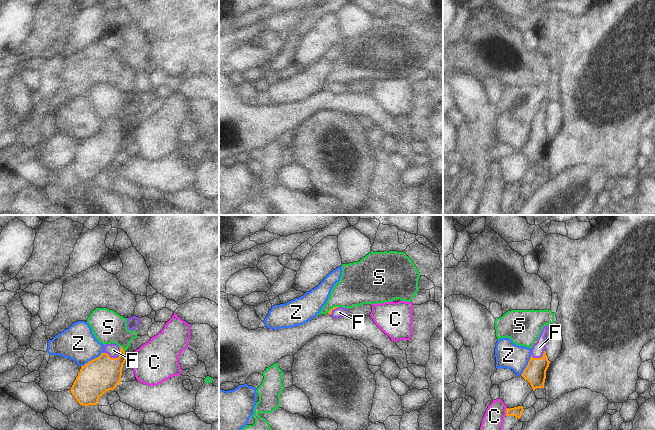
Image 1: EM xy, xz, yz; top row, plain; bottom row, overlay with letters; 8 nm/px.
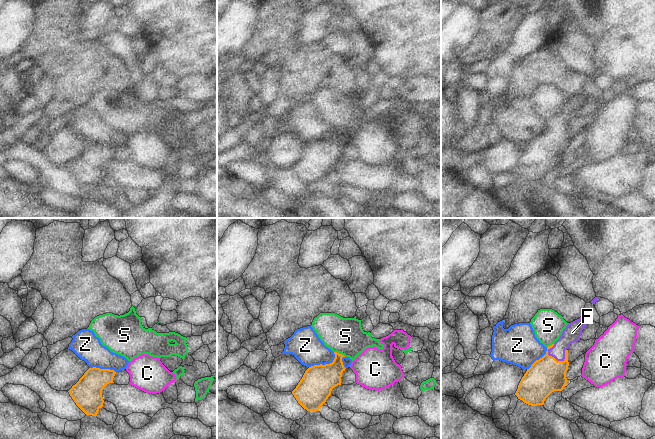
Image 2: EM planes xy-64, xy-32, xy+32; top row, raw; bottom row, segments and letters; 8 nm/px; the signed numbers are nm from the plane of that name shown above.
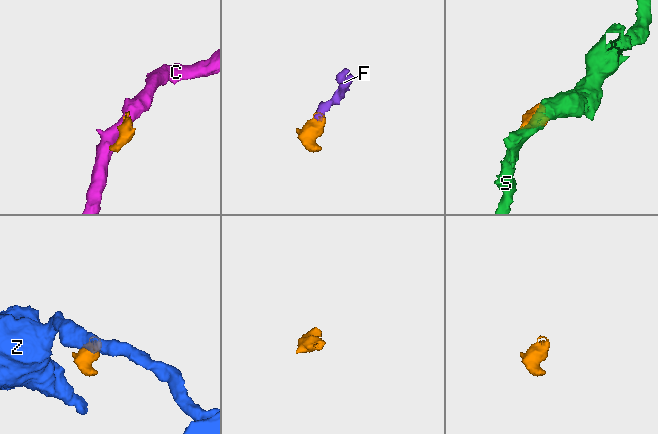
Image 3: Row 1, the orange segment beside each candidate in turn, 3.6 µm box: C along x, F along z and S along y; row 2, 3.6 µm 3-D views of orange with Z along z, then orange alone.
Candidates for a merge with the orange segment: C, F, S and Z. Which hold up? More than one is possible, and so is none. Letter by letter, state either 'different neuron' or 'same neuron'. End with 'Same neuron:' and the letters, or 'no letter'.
C: different neuron
F: same neuron
S: different neuron
Z: different neuron
Same neuron: F

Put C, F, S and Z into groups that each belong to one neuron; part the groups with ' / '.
C / F / S / Z

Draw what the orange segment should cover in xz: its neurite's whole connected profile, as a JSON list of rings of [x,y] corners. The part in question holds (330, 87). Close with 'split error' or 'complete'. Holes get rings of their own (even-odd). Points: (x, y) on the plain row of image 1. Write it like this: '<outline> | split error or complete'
[[[334,83],[328,88],[328,90],[330,90],[333,94],[340,94],[343,92],[347,92],[348,86],[349,85],[343,83]]] | split error

